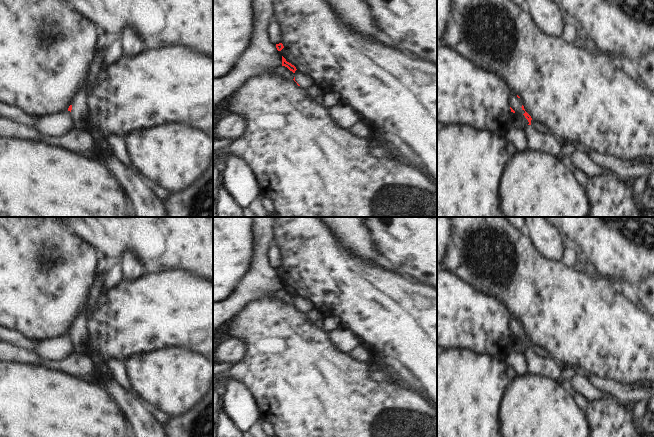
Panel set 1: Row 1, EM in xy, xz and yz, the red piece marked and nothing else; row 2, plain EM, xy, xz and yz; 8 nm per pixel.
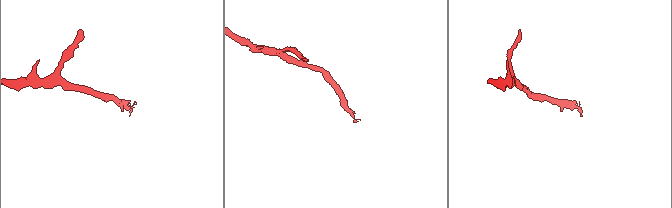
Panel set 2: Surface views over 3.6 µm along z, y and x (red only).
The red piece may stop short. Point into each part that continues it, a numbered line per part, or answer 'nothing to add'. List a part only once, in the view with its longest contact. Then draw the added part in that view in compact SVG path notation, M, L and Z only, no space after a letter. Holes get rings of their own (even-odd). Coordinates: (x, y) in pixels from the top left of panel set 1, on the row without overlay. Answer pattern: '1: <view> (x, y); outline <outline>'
1: yz (515, 327); outline M511 318L509 321L509 330L515 335L515 337L522 337L524 338L525 335L521 332L522 326L521 323L517 321L516 318Z

